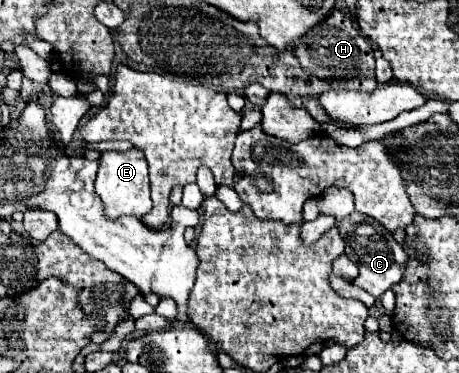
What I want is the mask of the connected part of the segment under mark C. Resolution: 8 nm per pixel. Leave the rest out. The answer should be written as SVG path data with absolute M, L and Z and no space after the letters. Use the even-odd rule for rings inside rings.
M357 210L349 218L337 222L335 226L337 226L341 238L345 240L345 252L349 256L349 260L353 260L359 266L359 274L357 274L355 280L351 280L351 284L355 284L355 286L367 290L371 296L379 298L385 290L389 290L393 284L399 282L399 278L405 272L407 254L393 240L389 230L381 228L379 222L375 222L373 218L361 214Z

